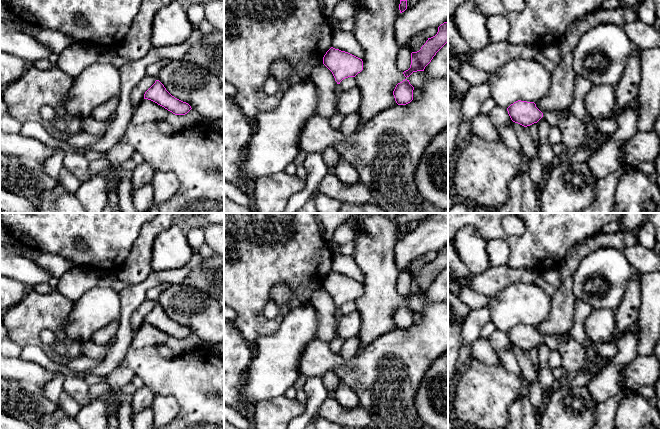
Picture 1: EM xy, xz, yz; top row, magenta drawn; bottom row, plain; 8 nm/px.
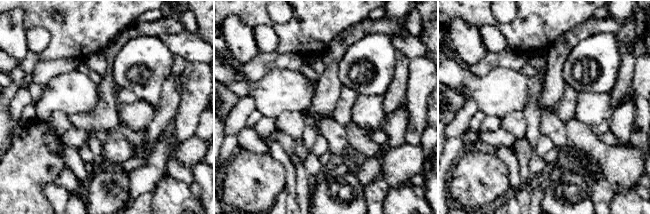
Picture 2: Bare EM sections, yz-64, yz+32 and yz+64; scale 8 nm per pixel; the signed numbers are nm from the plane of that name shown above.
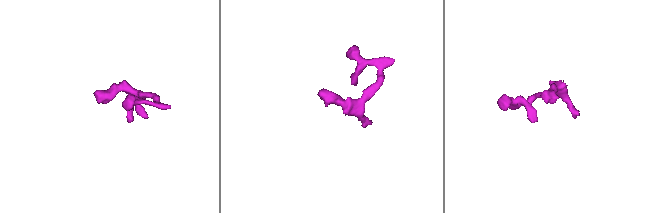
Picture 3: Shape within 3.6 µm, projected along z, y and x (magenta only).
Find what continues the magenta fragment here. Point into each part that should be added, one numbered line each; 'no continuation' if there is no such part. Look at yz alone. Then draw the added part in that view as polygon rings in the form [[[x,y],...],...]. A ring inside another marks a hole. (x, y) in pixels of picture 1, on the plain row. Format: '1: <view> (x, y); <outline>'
1: yz (551, 341); [[[545,336],[543,337],[543,342],[551,349],[558,350],[558,341],[554,336]]]

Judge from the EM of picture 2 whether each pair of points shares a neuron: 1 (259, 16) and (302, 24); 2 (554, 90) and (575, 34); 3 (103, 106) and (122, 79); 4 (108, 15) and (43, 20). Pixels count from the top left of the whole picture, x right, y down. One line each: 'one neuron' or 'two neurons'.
1: one neuron
2: one neuron
3: two neurons
4: one neuron

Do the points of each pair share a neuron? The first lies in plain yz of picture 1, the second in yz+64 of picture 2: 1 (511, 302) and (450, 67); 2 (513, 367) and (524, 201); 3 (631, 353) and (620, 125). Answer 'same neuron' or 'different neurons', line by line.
1: same neuron
2: different neurons
3: same neuron

